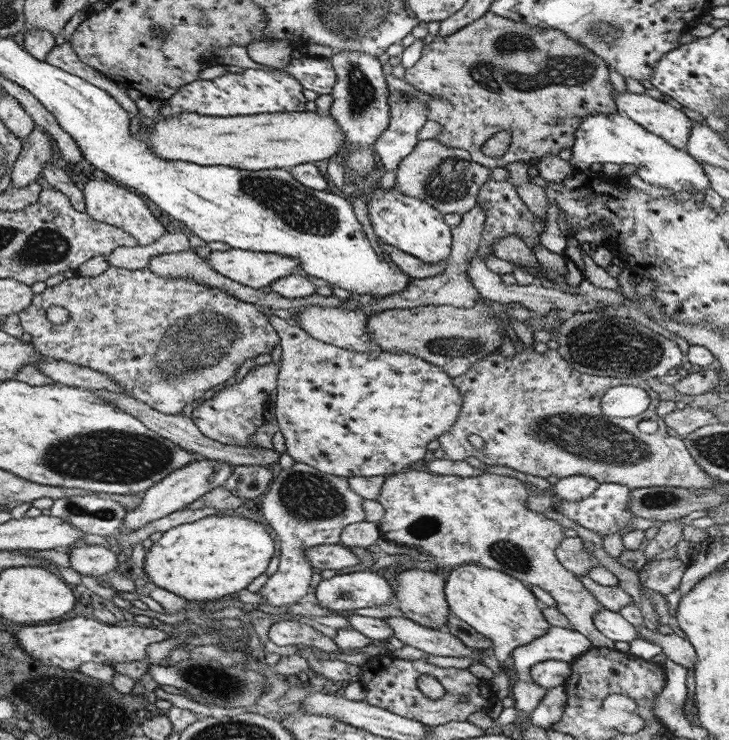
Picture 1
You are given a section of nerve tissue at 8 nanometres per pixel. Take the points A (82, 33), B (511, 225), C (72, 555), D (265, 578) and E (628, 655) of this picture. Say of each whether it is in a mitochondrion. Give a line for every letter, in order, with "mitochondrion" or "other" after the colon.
A: other
B: other
C: other
D: other
E: other

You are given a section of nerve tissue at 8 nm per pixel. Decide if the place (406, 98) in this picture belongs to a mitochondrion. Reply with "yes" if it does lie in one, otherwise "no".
yes

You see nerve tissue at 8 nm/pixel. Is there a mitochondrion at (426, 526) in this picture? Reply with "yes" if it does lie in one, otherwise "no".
yes

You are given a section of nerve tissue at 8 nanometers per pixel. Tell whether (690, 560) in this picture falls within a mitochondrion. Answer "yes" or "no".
no

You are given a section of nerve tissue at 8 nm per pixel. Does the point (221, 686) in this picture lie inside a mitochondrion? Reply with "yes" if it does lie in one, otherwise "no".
yes

